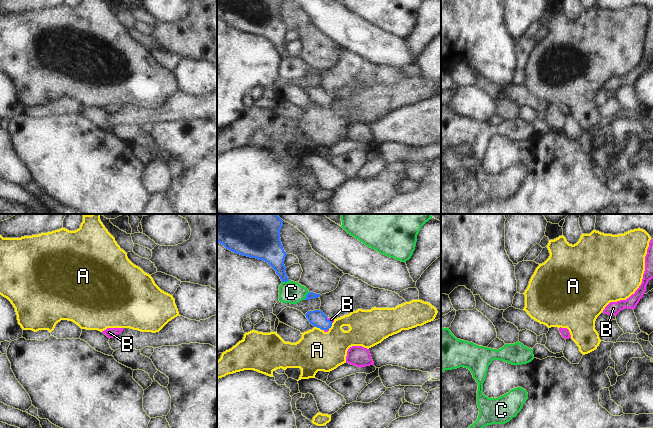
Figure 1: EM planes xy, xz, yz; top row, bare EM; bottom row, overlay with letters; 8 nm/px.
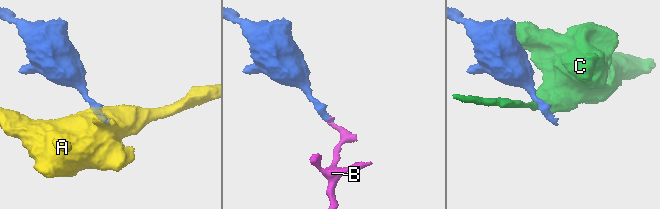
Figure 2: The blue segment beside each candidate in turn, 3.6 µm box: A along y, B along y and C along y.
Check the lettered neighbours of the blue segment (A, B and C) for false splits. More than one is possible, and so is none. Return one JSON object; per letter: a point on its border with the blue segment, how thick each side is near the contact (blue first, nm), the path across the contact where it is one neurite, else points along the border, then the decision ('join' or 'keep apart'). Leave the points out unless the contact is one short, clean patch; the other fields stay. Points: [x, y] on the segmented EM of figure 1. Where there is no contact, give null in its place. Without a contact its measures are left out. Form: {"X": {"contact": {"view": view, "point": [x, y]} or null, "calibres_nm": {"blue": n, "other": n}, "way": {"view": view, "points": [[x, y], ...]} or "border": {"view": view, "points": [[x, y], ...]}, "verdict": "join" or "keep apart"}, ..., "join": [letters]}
{"A": {"contact": {"view": "xz", "point": [319, 327]}, "calibres_nm": {"blue": 140, "other": 320}, "border": {"view": "xz", "points": [[315, 326], [323, 330]]}, "verdict": "keep apart"}, "B": {"contact": {"view": "xz", "point": [329, 320]}, "calibres_nm": {"blue": 140, "other": 30}, "way": {"view": "xz", "points": [[317, 318], [329, 320], [331, 319]]}, "verdict": "join"}, "C": {"contact": {"view": "xz", "point": [306, 296]}, "calibres_nm": {"blue": 60, "other": 180}, "border": {"view": "xz", "points": [[309, 292], [304, 299]]}, "verdict": "keep apart"}, "join": ["B"]}

